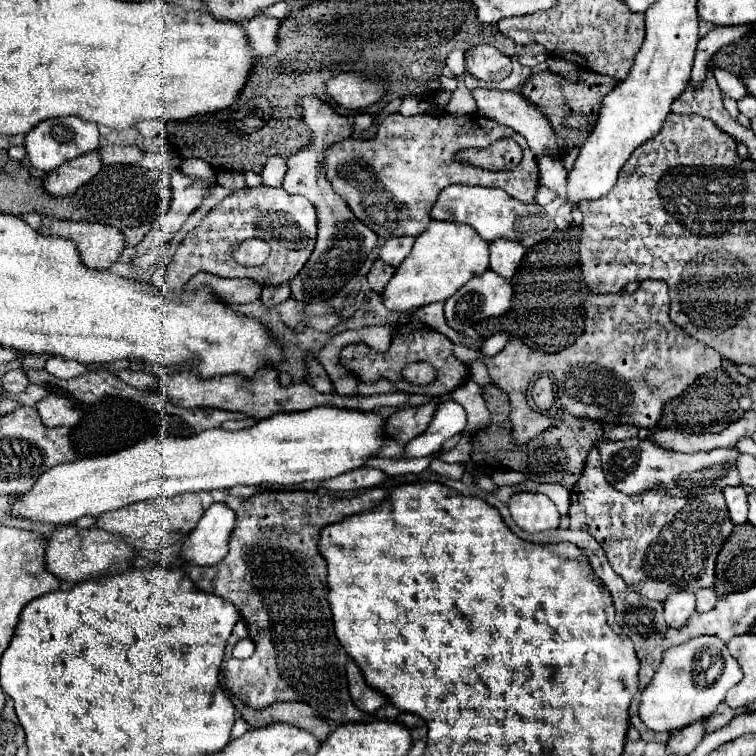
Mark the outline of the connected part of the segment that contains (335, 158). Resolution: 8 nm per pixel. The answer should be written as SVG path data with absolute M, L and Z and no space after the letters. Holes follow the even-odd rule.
M400 112L389 114L378 126L378 134L374 140L354 140L346 138L342 142L336 142L328 148L324 154L324 168L326 178L332 184L334 192L342 196L342 200L350 206L354 216L366 224L370 230L374 230L380 238L392 238L392 236L418 236L424 232L424 228L430 222L430 208L434 200L438 198L438 192L450 184L468 184L468 186L488 186L488 188L502 188L512 198L532 204L536 190L538 190L538 164L536 158L526 142L524 136L514 132L508 126L502 126L490 118L484 118L480 114L468 114L468 116L452 116L448 120L448 114L440 116L410 116L401 115ZM502 138L514 138L522 146L522 160L514 170L502 170L502 172L490 172L484 168L478 168L468 162L458 162L454 156L458 150L464 148L486 148Z

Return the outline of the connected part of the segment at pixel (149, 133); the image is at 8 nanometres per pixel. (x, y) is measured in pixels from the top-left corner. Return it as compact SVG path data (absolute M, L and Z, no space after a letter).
M148 120L148 122L142 122L142 124L138 124L136 128L138 128L138 132L140 132L142 136L146 136L146 138L152 138L152 136L156 136L156 134L162 130L162 124L160 124L158 120Z

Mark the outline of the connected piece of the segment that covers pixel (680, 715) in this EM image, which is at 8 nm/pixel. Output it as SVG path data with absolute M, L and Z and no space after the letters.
M714 636L692 638L664 652L660 668L654 672L650 684L640 696L638 716L654 732L680 730L694 720L714 714L716 706L724 702L726 692L740 680L742 670L722 640Z

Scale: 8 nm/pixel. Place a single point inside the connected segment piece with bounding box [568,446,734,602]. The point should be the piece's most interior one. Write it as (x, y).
(658, 544)

